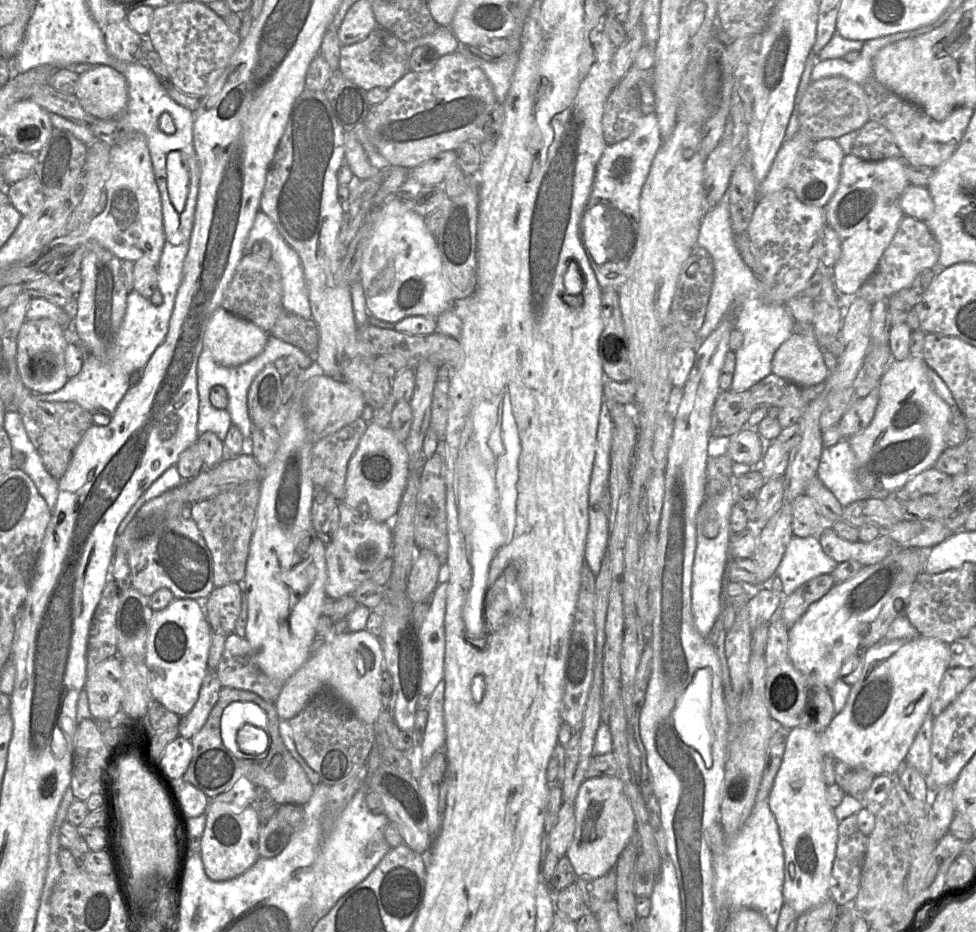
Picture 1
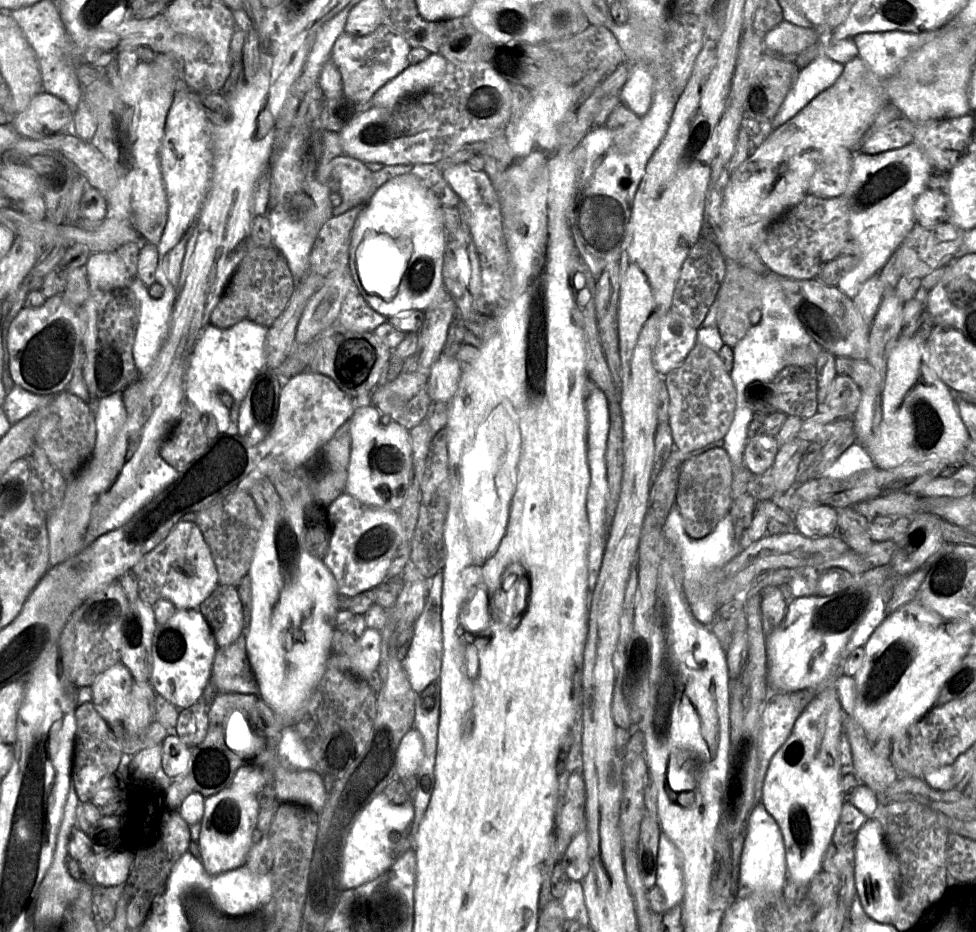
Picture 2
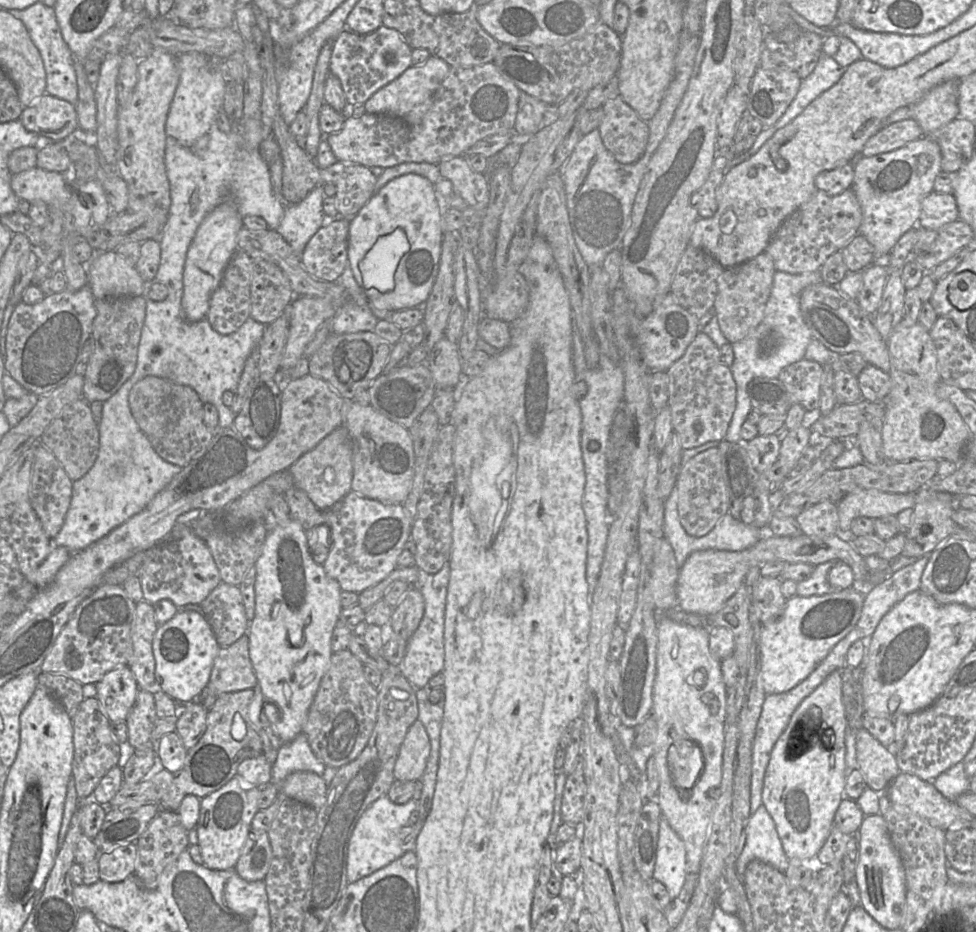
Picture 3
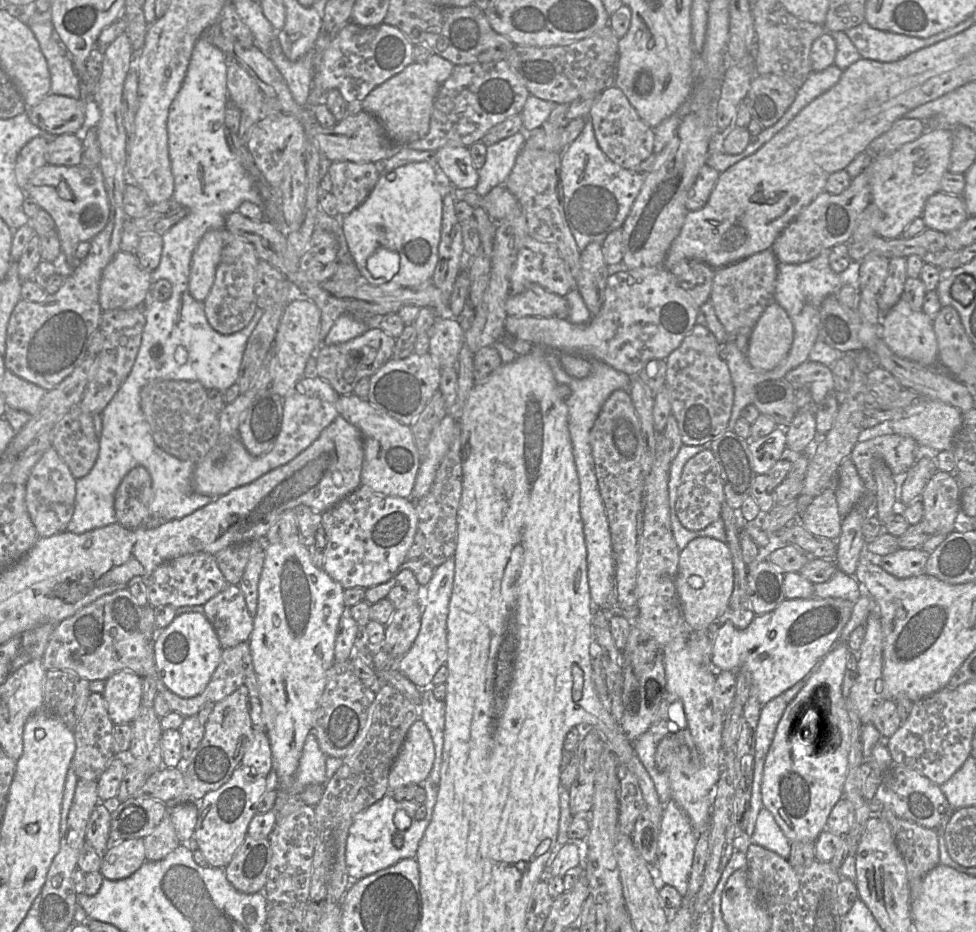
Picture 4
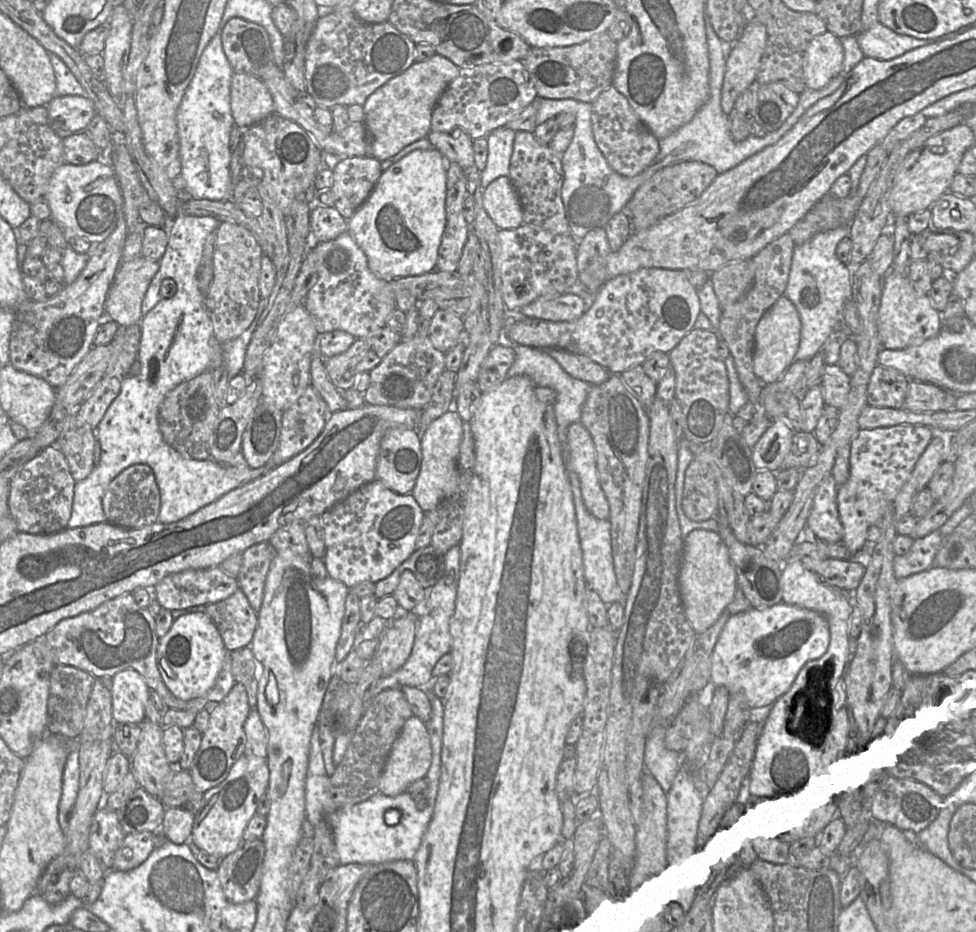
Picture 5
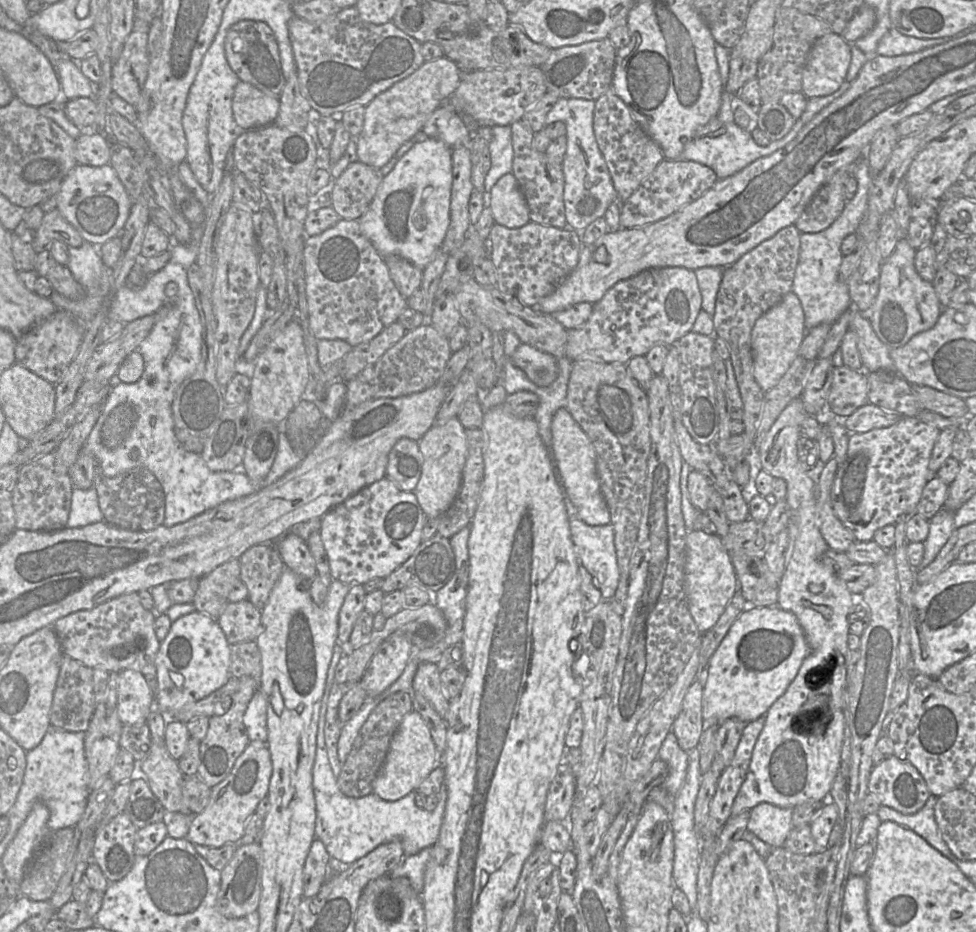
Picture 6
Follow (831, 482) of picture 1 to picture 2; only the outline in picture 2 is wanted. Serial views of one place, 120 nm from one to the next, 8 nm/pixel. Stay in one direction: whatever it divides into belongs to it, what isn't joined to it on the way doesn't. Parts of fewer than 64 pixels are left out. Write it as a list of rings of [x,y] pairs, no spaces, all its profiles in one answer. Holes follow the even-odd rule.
[[[854,443],[829,468],[821,473],[821,477],[846,480],[874,467],[874,462],[865,447],[860,443]]]

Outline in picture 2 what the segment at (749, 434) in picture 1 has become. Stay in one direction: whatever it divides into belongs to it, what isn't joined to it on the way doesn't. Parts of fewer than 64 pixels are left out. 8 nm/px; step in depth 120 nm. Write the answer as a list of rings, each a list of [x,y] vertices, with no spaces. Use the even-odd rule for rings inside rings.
[[[756,436],[747,440],[743,453],[744,466],[754,475],[772,468],[779,445],[775,436]]]

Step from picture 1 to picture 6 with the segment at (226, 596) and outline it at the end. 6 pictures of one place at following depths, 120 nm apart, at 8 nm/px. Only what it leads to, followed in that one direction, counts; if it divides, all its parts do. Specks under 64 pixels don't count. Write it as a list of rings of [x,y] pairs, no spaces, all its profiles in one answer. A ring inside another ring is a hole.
[[[248,599],[229,602],[217,622],[230,645],[255,641],[261,628],[261,610]]]

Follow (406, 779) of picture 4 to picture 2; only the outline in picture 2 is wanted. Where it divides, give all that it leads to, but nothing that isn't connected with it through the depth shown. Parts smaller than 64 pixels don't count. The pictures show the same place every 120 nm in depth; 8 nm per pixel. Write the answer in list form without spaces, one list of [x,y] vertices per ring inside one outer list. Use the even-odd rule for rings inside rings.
[[[413,727],[402,738],[397,754],[396,779],[416,776],[424,757],[424,744],[419,731]]]

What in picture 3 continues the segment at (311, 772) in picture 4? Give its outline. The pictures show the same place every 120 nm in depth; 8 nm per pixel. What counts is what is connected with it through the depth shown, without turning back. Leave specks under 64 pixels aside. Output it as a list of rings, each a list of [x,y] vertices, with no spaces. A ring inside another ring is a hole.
[[[300,733],[292,741],[281,744],[277,759],[272,767],[271,782],[279,787],[280,793],[280,785],[288,775],[298,771],[306,771],[322,776],[325,768],[326,766],[314,755],[307,737],[303,733]]]

